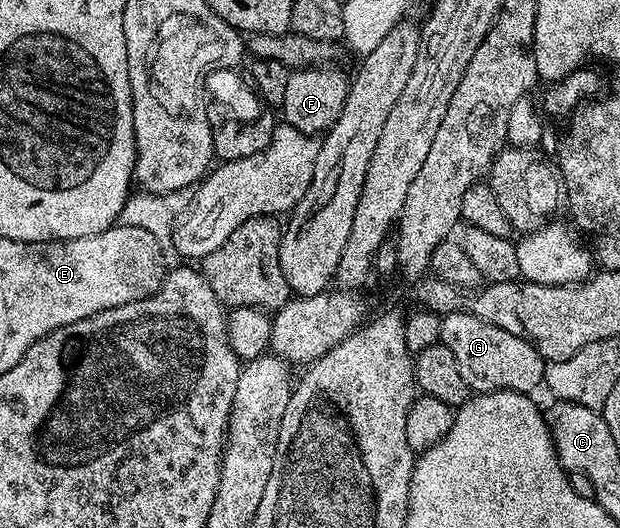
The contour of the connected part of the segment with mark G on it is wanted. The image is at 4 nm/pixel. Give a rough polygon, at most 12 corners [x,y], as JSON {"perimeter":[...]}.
{"perimeter":[[465,309],[440,341],[471,392],[534,393],[547,360]]}

